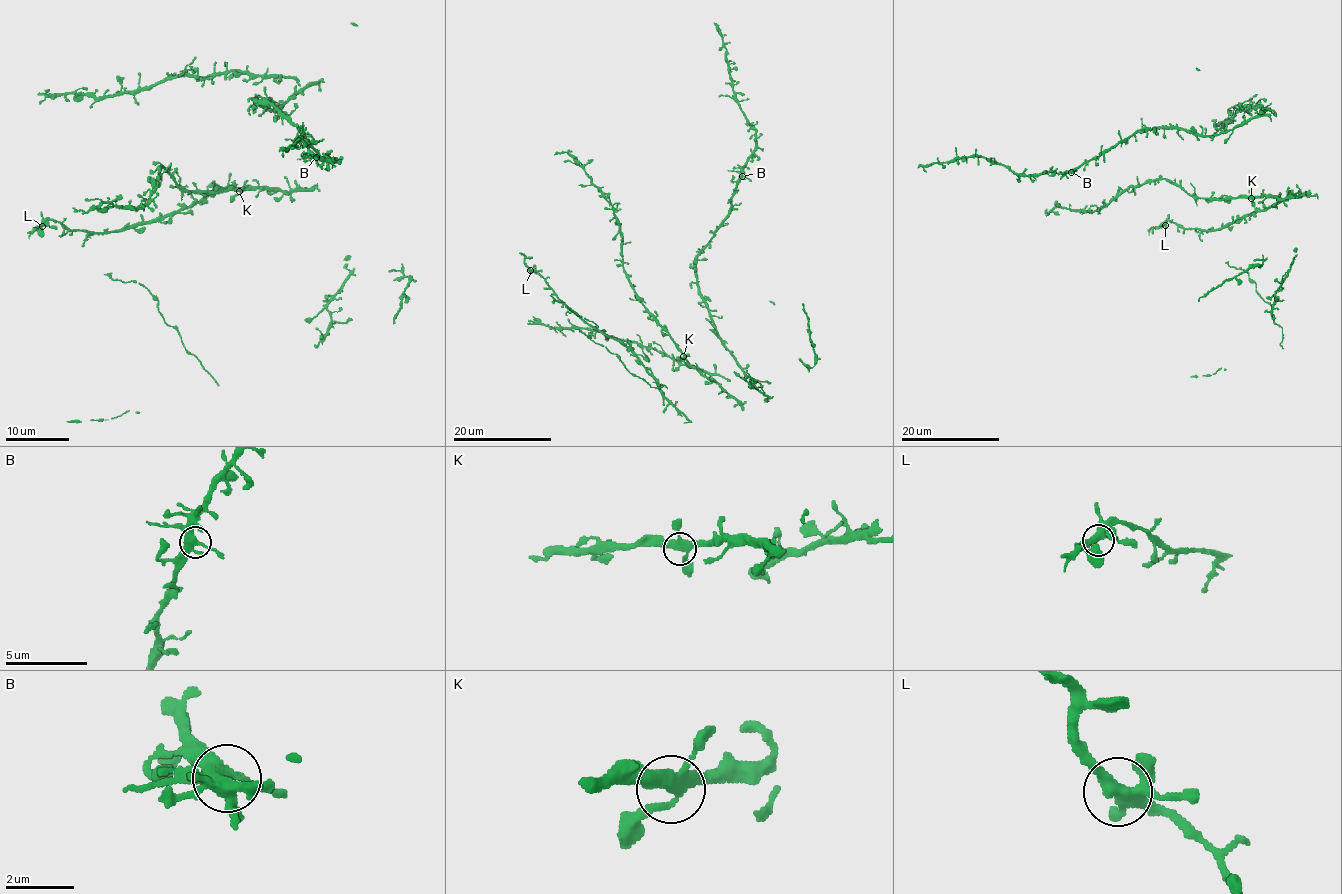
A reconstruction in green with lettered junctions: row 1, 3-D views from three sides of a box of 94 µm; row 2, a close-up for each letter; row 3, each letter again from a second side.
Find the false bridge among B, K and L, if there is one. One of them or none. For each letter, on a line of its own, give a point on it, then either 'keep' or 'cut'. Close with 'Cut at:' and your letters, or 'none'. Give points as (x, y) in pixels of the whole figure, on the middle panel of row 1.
B: (742, 176) | keep
K: (683, 356) | keep
L: (530, 270) | keep
Cut at: none

